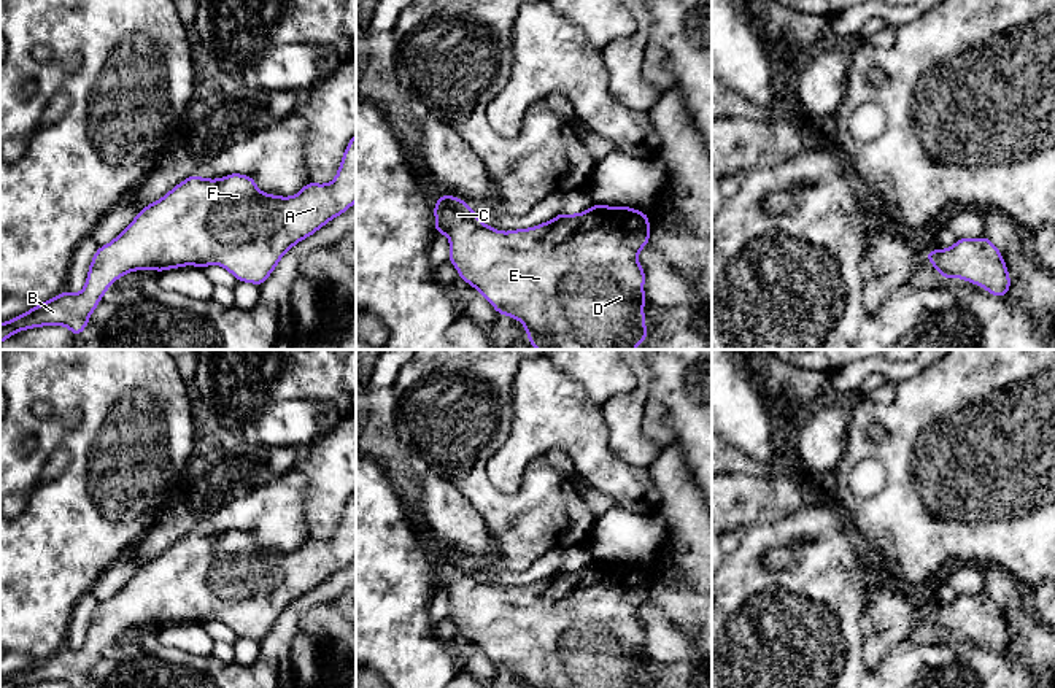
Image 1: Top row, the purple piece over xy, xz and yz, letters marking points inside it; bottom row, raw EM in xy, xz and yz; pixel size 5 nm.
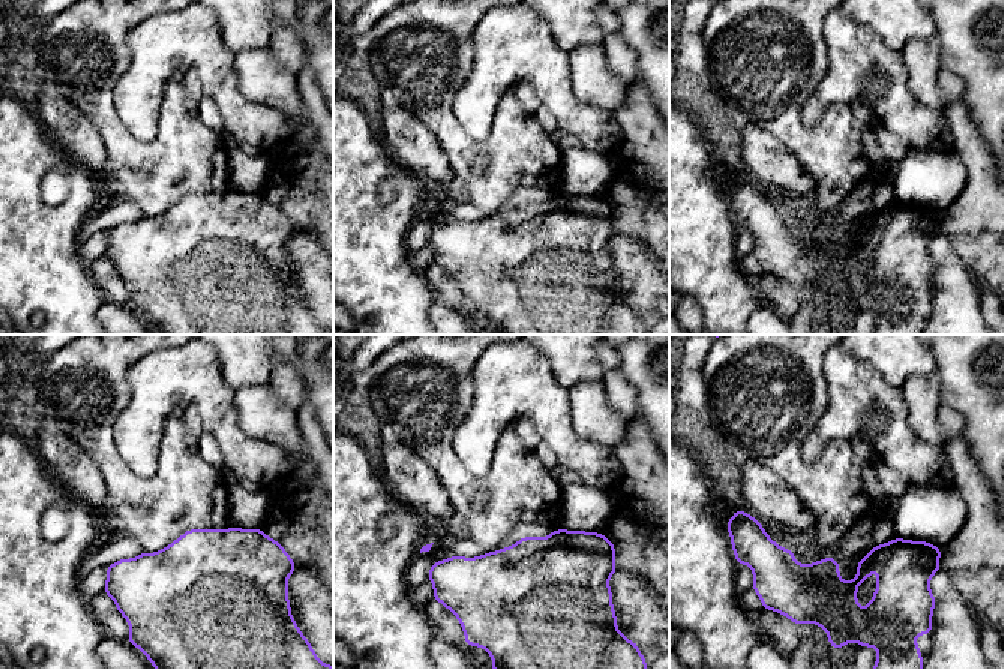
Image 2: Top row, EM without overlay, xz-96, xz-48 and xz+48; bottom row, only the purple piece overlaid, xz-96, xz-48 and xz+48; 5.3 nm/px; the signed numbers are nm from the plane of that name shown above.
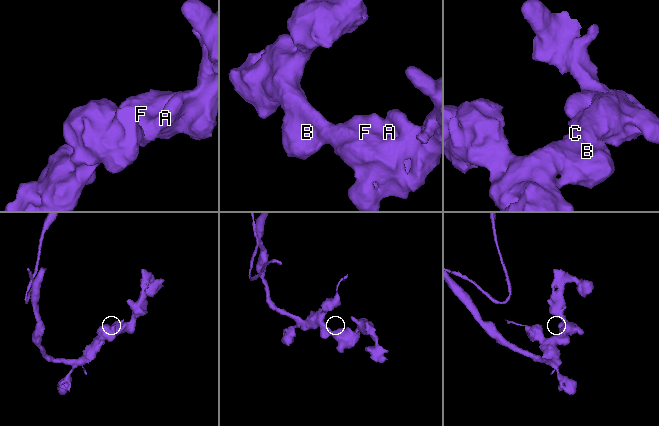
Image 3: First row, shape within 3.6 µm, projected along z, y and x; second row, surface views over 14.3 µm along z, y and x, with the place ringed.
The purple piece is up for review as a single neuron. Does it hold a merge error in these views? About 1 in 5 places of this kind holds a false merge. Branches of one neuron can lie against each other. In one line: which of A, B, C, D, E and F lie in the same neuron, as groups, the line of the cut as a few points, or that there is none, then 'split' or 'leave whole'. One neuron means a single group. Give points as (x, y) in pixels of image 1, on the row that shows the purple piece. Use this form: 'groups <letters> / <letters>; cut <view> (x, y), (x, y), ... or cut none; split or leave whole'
groups A B C D E F; cut none; leave whole

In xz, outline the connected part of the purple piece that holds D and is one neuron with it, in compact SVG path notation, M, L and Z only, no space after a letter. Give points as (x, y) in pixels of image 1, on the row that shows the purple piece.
M440 195L434 207L435 213L435 232L445 234L450 238L450 262L458 269L459 278L466 280L470 286L478 289L485 299L497 310L497 315L507 315L523 323L529 343L537 350L634 350L648 335L648 329L643 326L643 281L645 273L637 262L639 251L648 245L650 222L648 215L629 207L605 207L594 203L589 210L578 215L561 213L548 222L542 222L532 229L516 229L512 232L499 232L481 222L473 210L461 199L454 195Z

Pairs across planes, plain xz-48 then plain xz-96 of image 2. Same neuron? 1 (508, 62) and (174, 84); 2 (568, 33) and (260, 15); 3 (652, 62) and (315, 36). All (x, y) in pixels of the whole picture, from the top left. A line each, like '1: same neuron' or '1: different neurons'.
1: different neurons
2: same neuron
3: same neuron

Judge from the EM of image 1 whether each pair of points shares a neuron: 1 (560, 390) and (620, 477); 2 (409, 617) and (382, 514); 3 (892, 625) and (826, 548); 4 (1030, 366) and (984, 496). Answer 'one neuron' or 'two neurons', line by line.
1: one neuron
2: one neuron
3: two neurons
4: one neuron

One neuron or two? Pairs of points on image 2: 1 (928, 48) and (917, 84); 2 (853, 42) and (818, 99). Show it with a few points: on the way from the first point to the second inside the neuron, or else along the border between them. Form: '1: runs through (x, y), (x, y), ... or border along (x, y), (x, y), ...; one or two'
1: runs through (923, 57), (923, 75); one
2: runs through (853, 56), (853, 65), (832, 86); one

